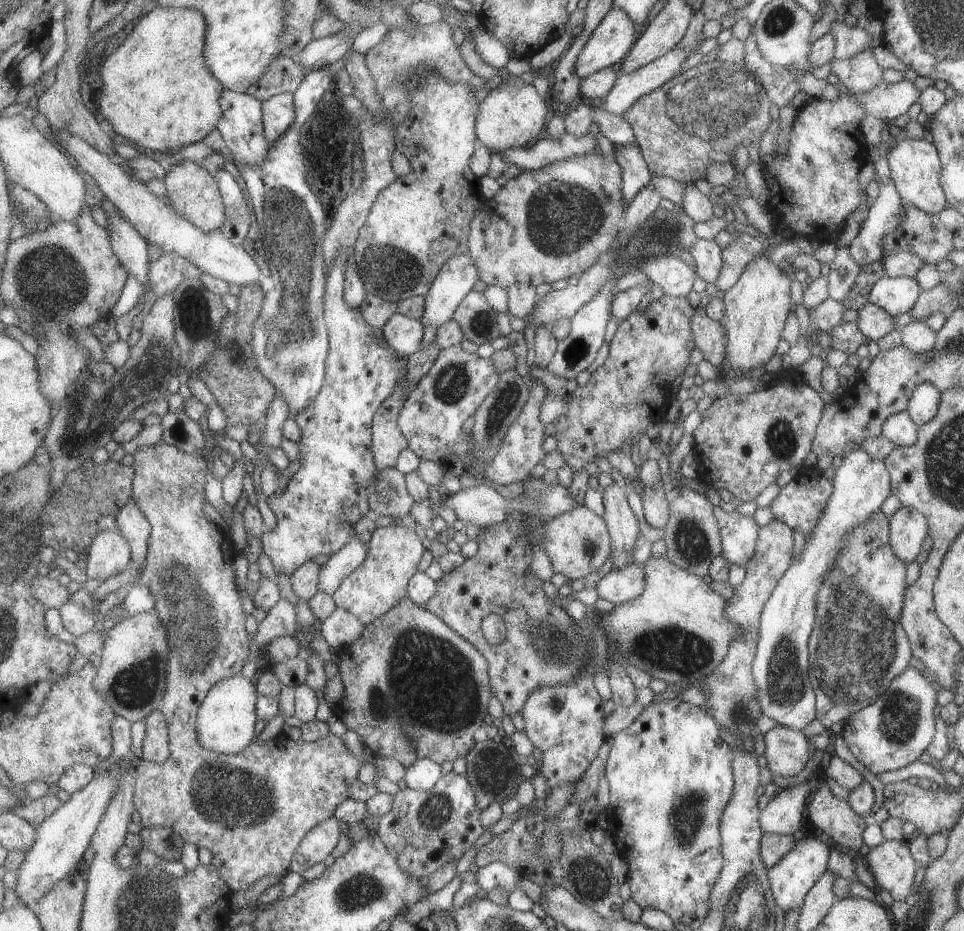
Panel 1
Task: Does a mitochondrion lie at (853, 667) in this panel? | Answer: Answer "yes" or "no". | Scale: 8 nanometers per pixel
yes

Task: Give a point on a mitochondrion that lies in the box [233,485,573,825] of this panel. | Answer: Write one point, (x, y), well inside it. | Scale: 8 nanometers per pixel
(421, 662)

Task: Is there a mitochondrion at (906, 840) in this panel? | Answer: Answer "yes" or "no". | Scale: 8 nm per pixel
no

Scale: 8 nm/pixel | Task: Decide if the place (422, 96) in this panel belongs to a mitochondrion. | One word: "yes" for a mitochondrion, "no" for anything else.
yes

